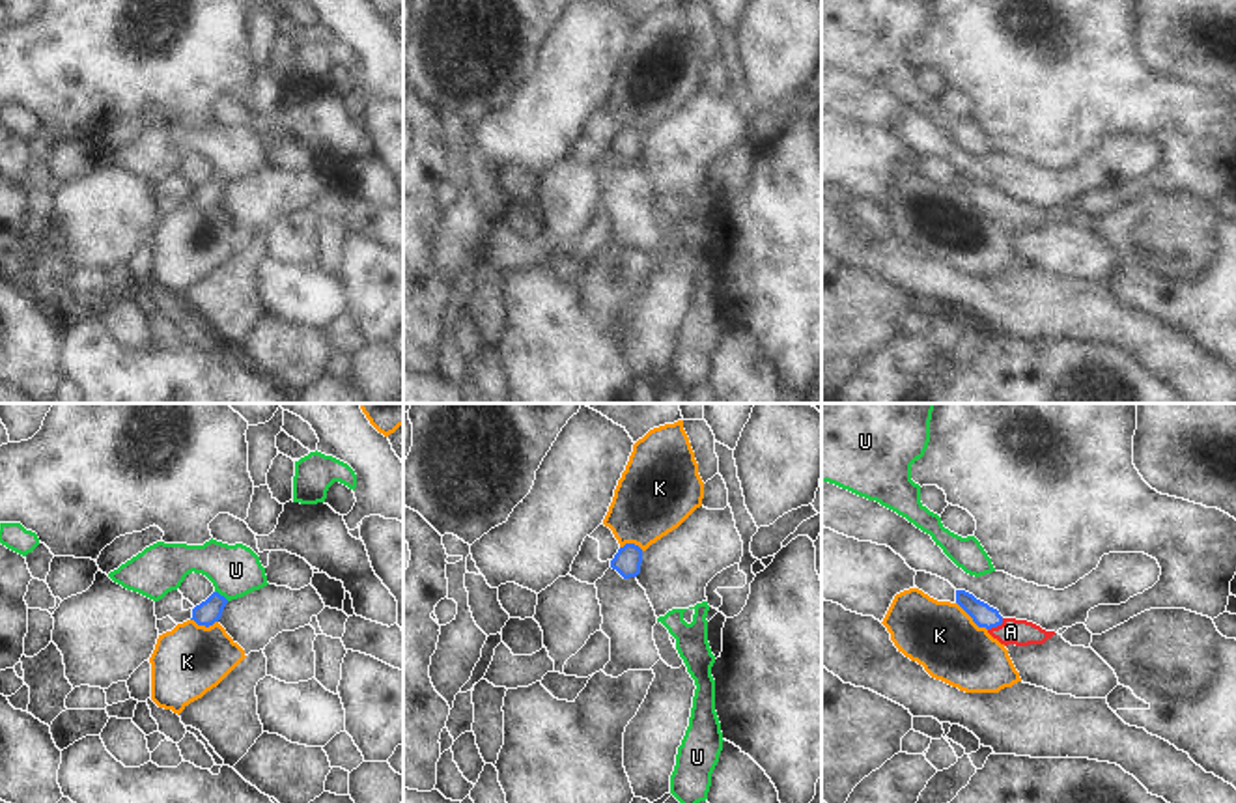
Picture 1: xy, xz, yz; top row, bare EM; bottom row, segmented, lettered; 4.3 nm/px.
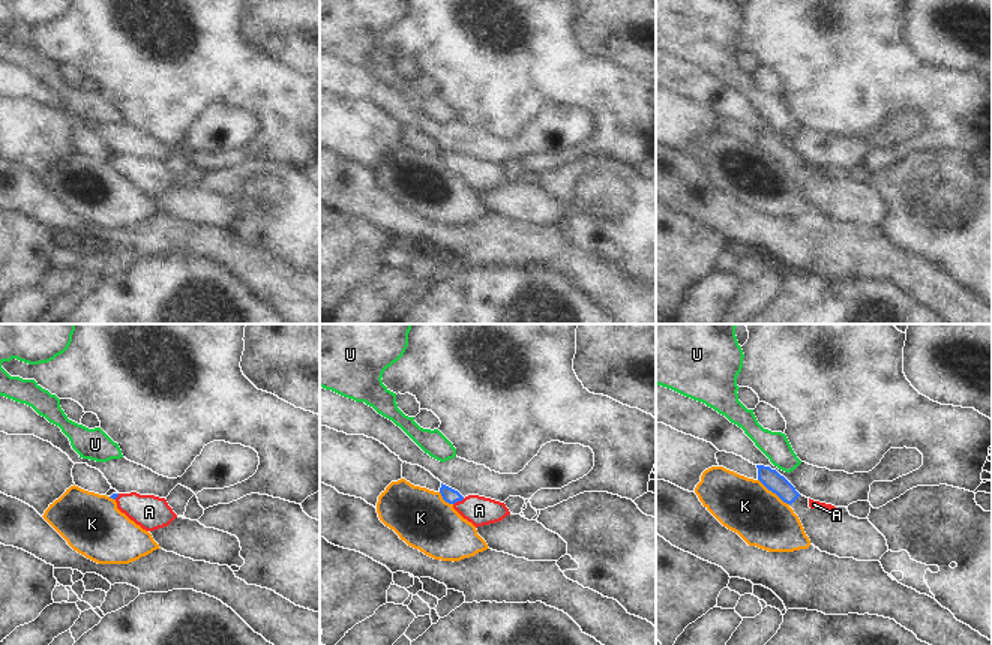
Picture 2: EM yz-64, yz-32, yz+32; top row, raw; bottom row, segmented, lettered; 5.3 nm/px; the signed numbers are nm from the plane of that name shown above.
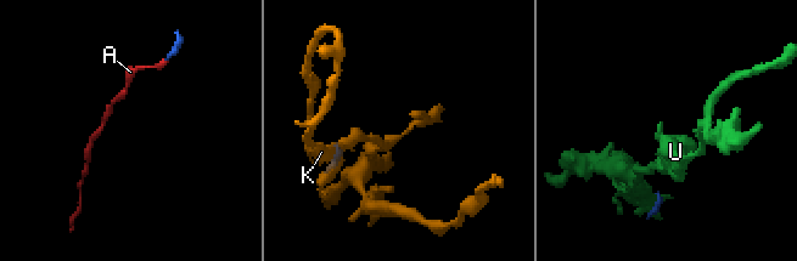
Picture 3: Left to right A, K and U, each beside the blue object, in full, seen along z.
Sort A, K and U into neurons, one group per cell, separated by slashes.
A / K / U

